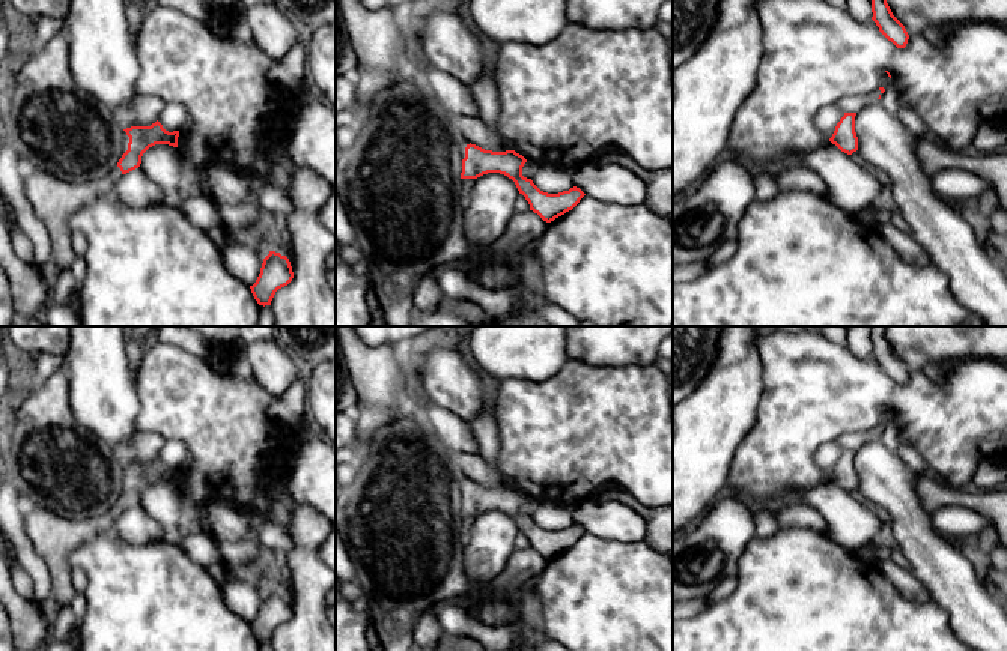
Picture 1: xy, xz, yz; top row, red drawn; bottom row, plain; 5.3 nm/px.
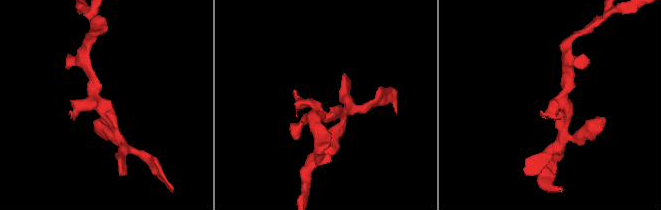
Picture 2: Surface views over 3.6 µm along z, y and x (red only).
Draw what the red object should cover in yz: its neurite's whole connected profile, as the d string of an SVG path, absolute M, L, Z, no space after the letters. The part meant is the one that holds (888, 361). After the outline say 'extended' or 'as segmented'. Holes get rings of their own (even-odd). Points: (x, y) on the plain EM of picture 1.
M872 326L872 356L888 377L891 377L897 385L905 385L909 371L905 362L893 352L885 329L887 326Z; as segmented

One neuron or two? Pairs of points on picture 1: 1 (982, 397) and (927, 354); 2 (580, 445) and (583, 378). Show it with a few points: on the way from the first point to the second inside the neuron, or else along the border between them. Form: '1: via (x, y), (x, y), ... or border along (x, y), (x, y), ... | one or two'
1: border along (982, 360), (959, 360), (944, 370), (912, 373) | two
2: via (583, 429), (583, 394) | one

